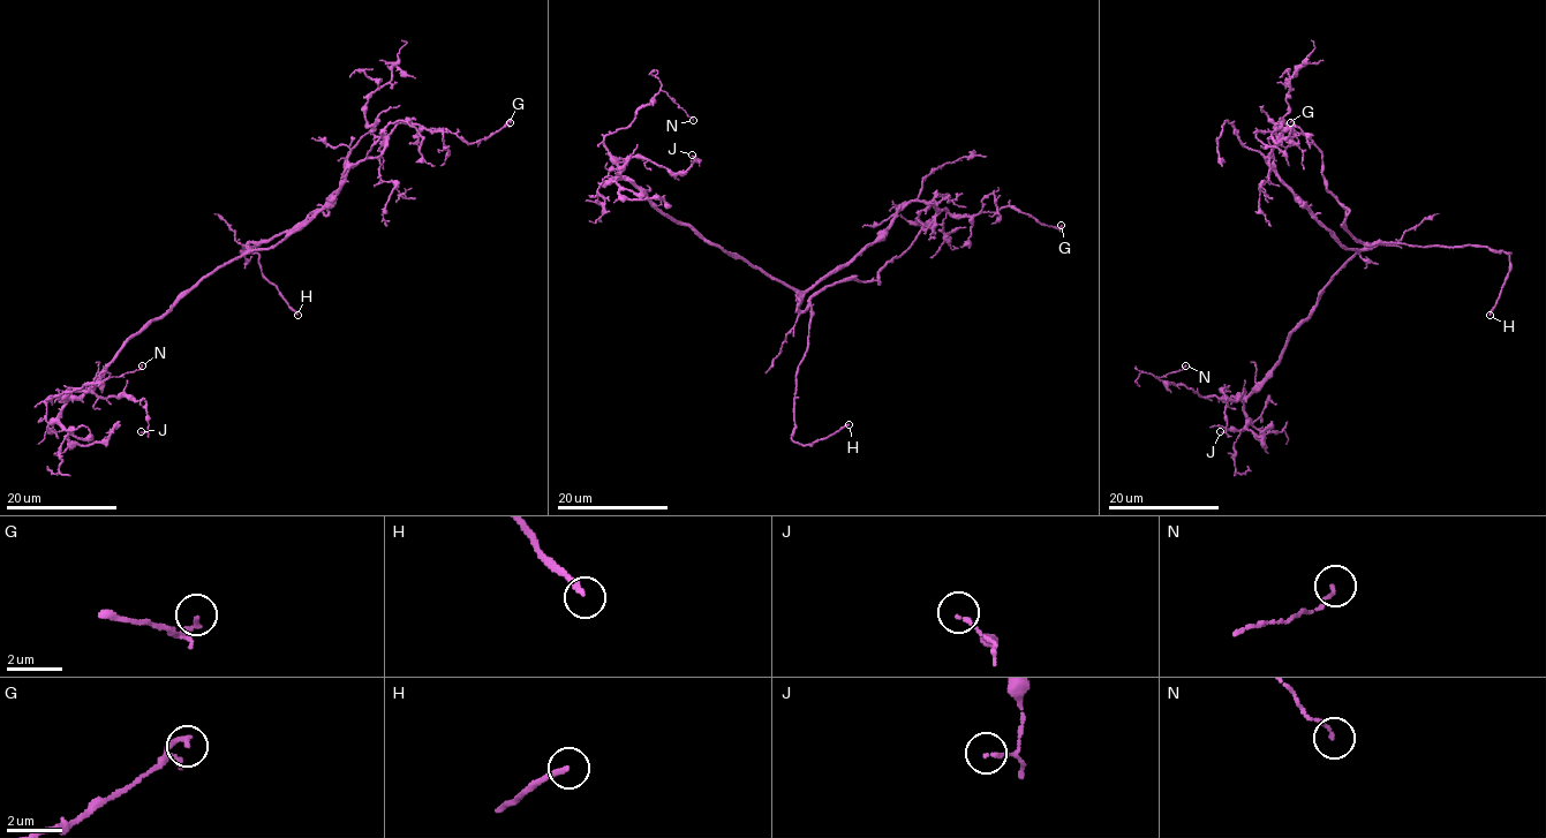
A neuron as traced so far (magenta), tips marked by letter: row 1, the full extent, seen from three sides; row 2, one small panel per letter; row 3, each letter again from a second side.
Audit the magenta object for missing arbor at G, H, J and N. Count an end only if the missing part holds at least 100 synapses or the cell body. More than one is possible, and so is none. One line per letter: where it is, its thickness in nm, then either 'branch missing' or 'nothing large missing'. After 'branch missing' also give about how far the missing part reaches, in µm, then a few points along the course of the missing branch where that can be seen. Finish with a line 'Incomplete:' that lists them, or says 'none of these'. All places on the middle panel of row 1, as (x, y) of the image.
G: place (1061, 225); calibre 170 nm; nothing large missing
H: place (849, 424); calibre 200 nm; branch missing; missing 50 µm; course (849, 424), (888, 363), (891, 337), (906, 308), (907, 262), (922, 201)
J: place (692, 155); calibre 120 nm; nothing large missing
N: place (693, 120); calibre 110 nm; nothing large missing
Incomplete: H

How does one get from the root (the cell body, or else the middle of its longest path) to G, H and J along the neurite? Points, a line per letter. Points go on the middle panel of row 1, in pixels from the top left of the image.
G: (775, 279), (809, 289), (847, 265), (913, 201), (963, 216), (1013, 206), (1047, 226), (1061, 225)
H: (775, 279), (796, 293), (800, 310), (812, 315), (808, 347), (796, 375), (792, 439), (813, 444), (849, 424)
J: (775, 279), (665, 216), (620, 173), (618, 160), (634, 157), (683, 173), (692, 160), (699, 160), (692, 155)

